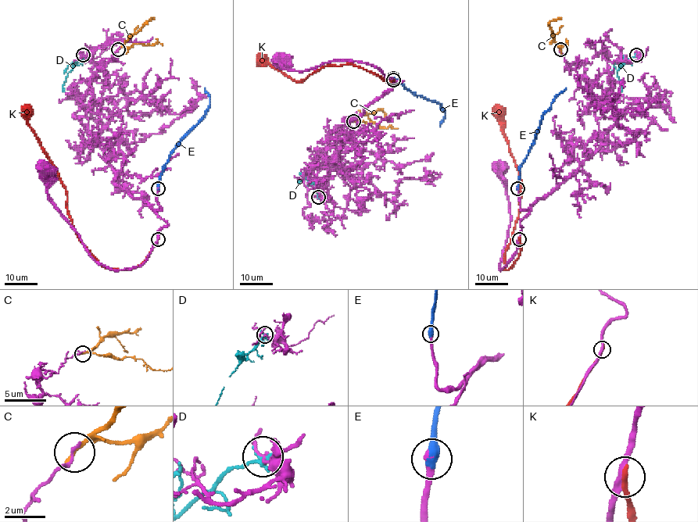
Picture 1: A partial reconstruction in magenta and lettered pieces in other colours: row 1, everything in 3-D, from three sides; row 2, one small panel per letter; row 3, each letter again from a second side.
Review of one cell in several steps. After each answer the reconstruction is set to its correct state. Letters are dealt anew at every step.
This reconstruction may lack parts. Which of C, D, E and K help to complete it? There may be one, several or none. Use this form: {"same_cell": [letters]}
{"same_cell": ["E"]}

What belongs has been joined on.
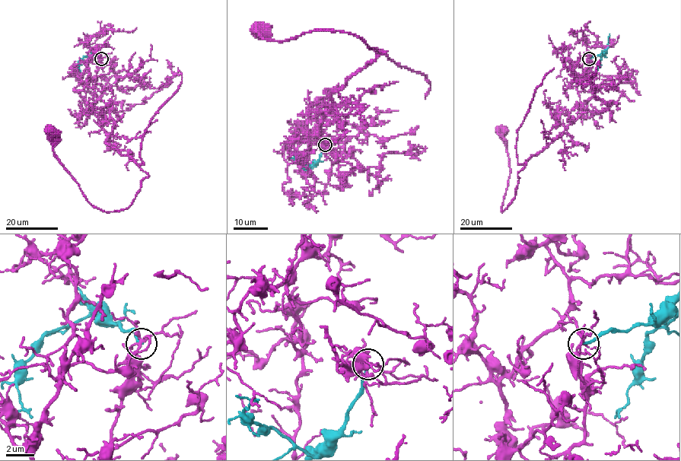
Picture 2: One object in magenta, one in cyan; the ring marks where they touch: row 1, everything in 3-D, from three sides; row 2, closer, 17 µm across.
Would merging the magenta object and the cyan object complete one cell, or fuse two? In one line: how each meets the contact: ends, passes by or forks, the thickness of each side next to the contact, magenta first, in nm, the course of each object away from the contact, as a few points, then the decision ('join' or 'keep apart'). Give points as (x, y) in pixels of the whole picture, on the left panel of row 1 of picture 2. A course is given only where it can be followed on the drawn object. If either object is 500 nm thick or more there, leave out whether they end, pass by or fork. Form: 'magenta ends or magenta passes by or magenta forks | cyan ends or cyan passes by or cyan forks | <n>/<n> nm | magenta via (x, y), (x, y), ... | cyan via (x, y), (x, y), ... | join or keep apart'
magenta forks | cyan ends | 170/190 nm | magenta via (101, 58), (85, 102), (106, 142), (148, 176), (132, 202), (93, 207), (53, 151), (50, 130) | cyan via (101, 58), (90, 53), (84, 58), (77, 72) | keep apart

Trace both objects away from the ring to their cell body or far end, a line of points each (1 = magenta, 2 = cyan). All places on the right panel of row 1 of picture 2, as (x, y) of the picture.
1: (588, 58), (589, 76), (577, 86), (581, 113), (528, 160), (502, 211), (510, 163), (499, 130)
2: (589, 58), (606, 53), (600, 58), (595, 72)

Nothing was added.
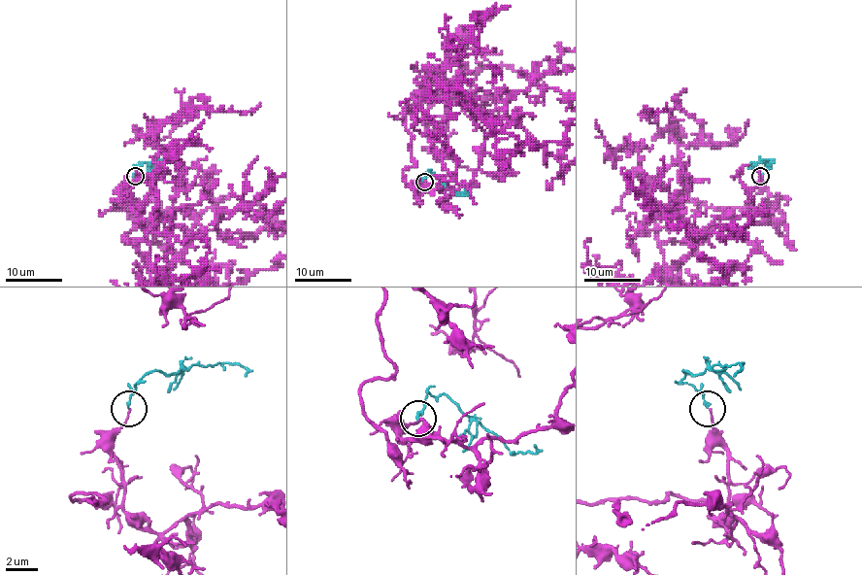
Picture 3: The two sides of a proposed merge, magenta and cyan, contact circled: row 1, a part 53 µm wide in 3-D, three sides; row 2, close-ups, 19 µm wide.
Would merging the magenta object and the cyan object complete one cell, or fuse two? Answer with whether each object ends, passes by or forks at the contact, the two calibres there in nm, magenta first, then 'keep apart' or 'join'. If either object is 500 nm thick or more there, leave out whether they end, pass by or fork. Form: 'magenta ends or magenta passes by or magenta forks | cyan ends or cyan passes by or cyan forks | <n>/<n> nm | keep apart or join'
magenta ends | cyan ends | 100/150 nm | join

